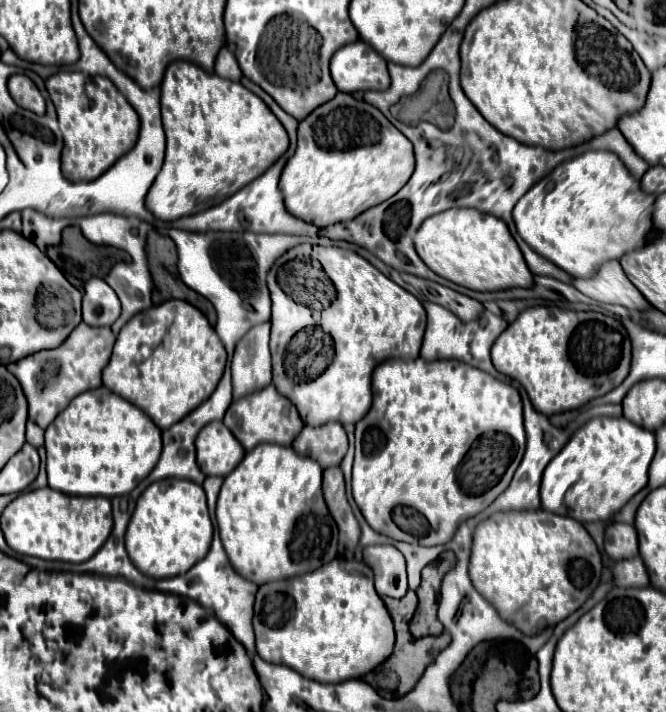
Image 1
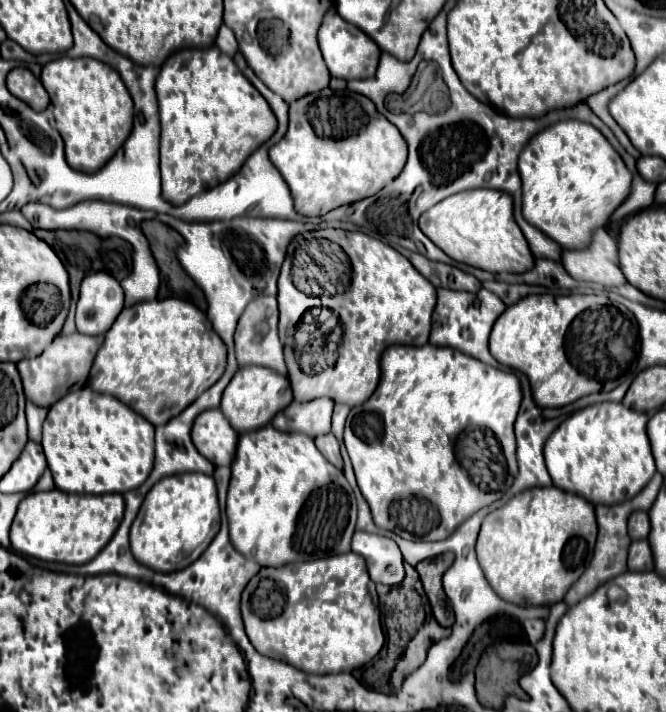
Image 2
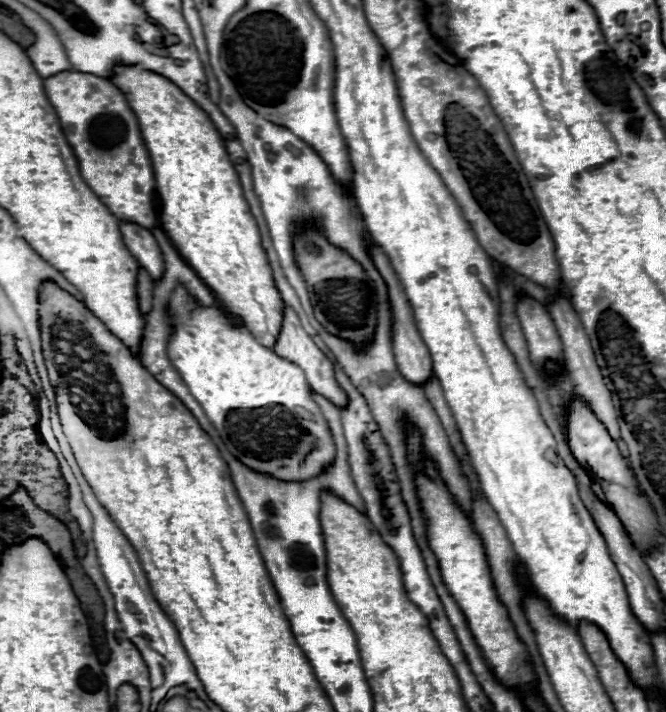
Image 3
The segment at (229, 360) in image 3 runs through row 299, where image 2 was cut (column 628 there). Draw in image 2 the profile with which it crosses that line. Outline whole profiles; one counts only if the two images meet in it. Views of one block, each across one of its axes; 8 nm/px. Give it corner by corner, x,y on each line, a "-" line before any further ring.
562,120
542,132
534,134
530,142
522,148
518,158
518,172
522,178
522,214
524,218
542,230
546,236
556,240
562,248
584,248
590,244
592,232
604,226
610,214
626,200
630,192
632,174
624,166
620,154
610,146
610,142
586,122

